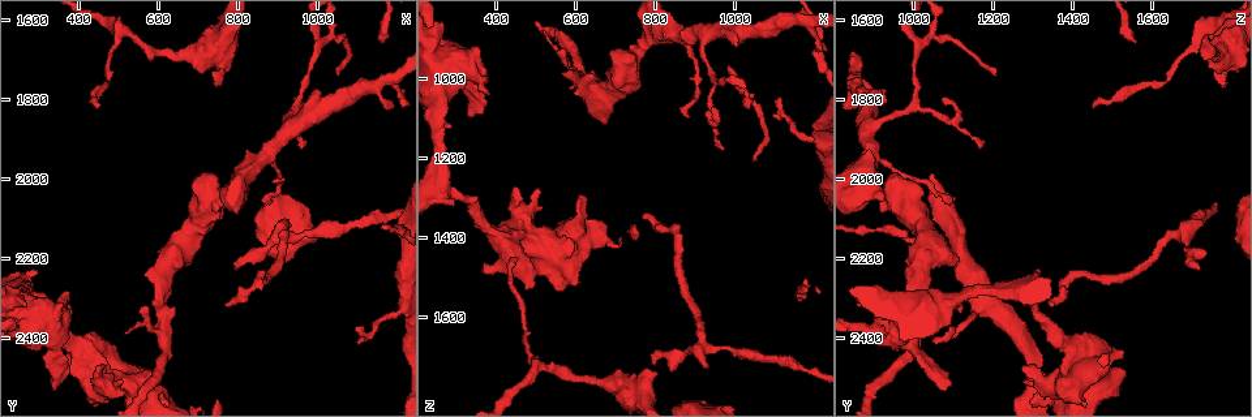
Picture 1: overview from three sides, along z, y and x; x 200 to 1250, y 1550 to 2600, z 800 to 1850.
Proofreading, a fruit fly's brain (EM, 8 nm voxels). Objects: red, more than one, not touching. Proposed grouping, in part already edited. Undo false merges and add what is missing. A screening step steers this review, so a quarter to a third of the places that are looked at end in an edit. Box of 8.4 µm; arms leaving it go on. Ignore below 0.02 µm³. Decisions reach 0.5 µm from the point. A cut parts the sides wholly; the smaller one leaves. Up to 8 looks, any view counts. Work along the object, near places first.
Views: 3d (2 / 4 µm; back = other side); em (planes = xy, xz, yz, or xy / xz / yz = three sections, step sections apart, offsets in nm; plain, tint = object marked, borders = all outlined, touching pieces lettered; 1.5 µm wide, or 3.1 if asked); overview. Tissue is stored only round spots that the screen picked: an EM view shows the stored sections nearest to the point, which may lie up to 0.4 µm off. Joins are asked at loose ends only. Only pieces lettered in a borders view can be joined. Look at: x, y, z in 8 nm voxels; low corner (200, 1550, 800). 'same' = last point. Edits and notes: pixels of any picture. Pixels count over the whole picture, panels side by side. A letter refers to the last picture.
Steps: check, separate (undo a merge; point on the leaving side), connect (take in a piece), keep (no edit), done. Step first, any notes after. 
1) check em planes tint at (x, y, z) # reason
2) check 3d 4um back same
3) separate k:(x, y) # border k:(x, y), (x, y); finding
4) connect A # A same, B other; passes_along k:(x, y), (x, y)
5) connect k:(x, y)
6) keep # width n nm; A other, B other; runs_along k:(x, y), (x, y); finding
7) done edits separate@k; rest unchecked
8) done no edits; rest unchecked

check em planes borders at (440, 1820, 1450) # free end

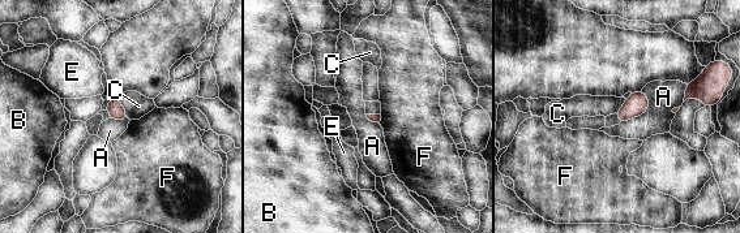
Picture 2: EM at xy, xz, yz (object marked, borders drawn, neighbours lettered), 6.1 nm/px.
keep # A other, B other, C other, E other, F other; no lettered piece goes on from it

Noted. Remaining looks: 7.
check 3d 2um back at (795, 2225, 1710) # an open end

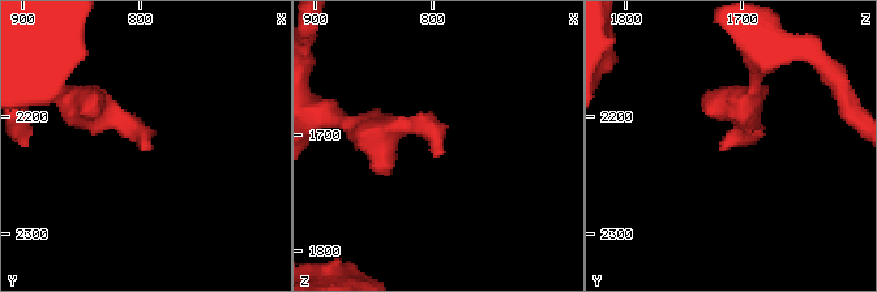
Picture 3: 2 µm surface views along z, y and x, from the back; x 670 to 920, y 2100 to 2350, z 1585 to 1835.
check em planes borders at (796, 2230, 1714)

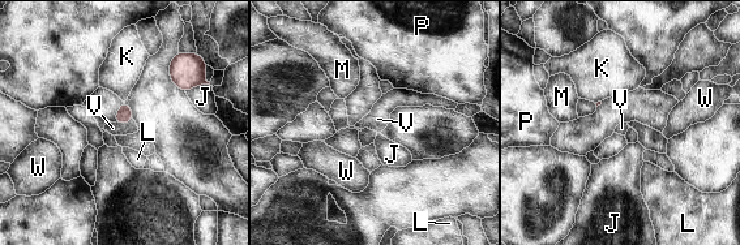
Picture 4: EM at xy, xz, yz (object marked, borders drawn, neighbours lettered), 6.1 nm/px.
keep # J other, K other, L other, M other, P other, V other, W other; border 4:(132, 119), (124, 123), (115, 123); none of them fits

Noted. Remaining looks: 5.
check em 3.1um xz step 16 tint at (385, 2330, 1045) # an open end

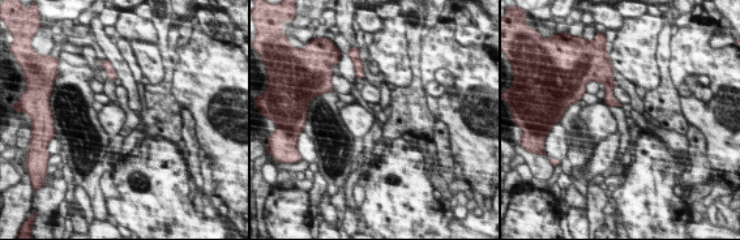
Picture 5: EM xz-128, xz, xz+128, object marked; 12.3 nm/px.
check em 3.1um planes borders same

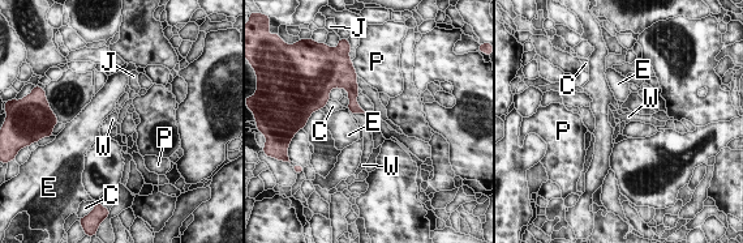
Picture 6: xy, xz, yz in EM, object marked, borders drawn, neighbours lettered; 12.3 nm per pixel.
keep # longest_contact W 150 nm; C other, E other, J other, P other, W other; none of them fits

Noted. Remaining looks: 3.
done no edits; rest unchecked

